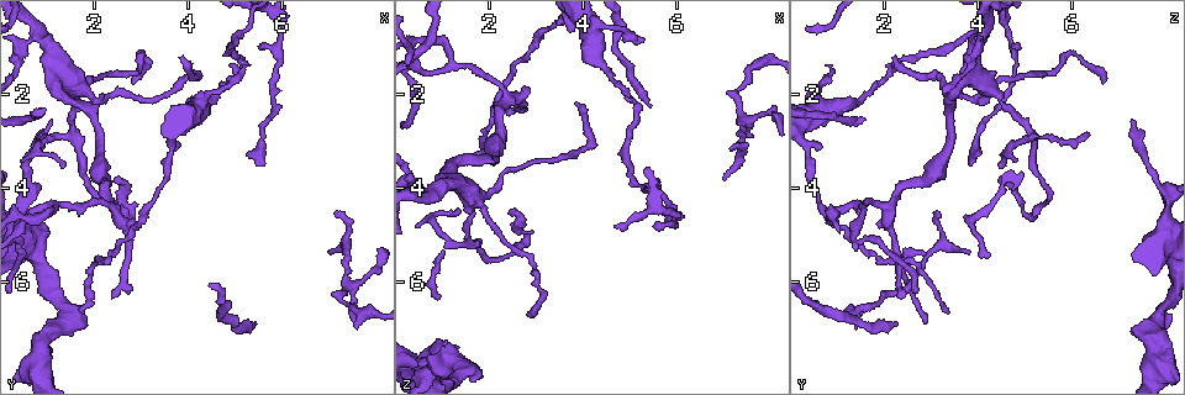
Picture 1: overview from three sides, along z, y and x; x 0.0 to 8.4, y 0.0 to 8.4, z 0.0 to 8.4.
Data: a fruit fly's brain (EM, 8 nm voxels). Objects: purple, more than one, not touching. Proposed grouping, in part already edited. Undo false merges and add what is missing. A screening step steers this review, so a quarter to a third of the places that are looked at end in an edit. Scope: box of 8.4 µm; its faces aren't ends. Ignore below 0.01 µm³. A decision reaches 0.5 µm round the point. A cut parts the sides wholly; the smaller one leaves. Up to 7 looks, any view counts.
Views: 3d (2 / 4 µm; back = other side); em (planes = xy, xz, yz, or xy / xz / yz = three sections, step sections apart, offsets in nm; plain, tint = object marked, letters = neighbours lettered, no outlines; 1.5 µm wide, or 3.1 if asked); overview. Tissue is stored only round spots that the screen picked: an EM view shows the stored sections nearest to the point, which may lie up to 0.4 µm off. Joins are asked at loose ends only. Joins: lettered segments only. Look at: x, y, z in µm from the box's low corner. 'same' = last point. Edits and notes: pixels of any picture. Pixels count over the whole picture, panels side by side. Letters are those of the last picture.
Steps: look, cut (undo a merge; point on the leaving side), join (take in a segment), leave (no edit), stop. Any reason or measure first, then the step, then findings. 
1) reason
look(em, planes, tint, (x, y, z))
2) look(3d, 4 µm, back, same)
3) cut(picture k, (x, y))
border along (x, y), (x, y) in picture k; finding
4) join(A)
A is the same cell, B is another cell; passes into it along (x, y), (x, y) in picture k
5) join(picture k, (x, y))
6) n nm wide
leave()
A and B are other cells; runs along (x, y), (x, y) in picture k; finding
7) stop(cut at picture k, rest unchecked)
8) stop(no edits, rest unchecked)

abrupt turn
look(em, planes, tint, (7.40, 6.10, 2.50))

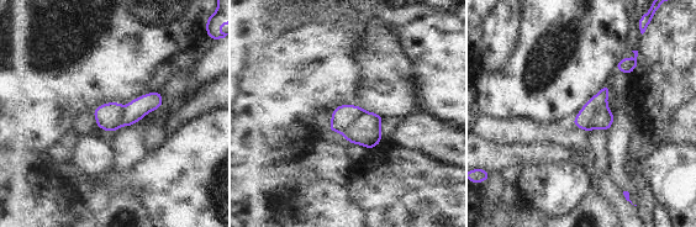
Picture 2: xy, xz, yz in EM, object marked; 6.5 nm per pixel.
look(em, planes, letters, same)

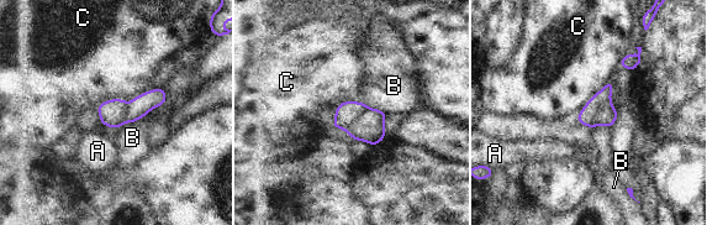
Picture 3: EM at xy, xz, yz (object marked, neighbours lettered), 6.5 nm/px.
cut(picture 3, (607, 116))
A, B and C are other cells; two neurons meet here

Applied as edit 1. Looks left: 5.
thin end
look(3d, 2 µm, (3.85, 1.25, 2.20))

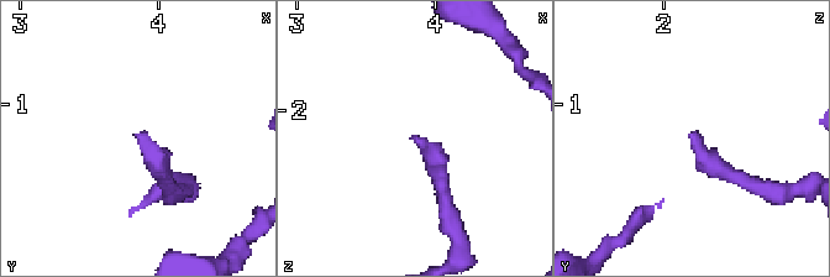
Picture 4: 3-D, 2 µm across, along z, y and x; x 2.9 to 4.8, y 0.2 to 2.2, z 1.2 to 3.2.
need the tissue
look(em, xz, step 4, tint, (3.82, 1.24, 2.18))

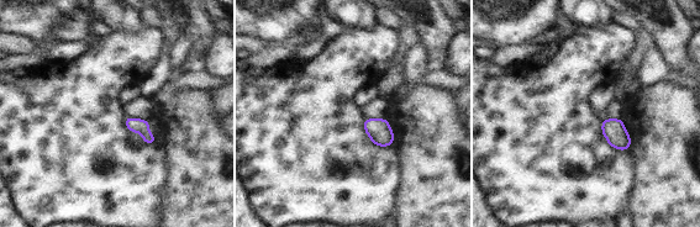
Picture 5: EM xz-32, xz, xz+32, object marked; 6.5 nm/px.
look(em, xz, step 4, letters, same)

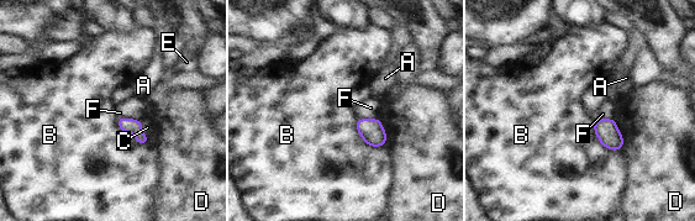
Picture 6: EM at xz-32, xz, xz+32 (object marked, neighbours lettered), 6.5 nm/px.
leave()
A, B, C, D, E and F are other cells; border along (119, 115), (126, 119), (140, 120) in picture 6; none of them fits

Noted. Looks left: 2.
branch stops here
look(em, xy, step 8, tint, (1.35, 3.55, 4.50))

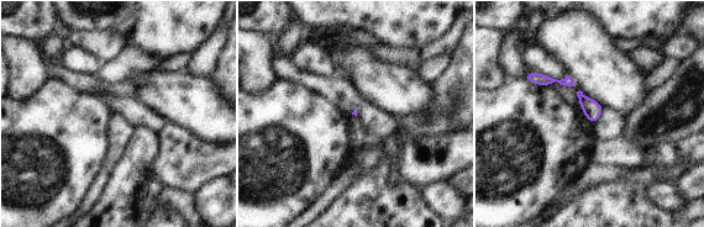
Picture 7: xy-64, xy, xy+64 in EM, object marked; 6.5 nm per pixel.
look(em, xz, step 8, letters, same)

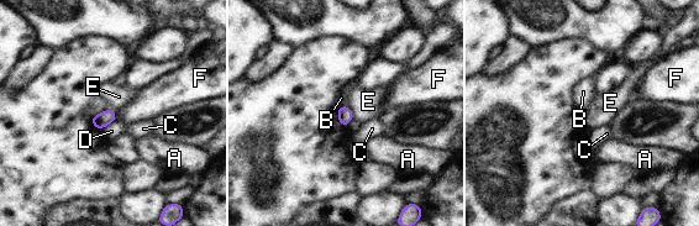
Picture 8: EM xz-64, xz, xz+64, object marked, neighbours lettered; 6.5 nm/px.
leave()
A, B, C, D, E and F are other cells; border along (346, 104), (353, 119) in picture 8; none of them fits

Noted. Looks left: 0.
stop(cut at picture 3, rest unchecked)

